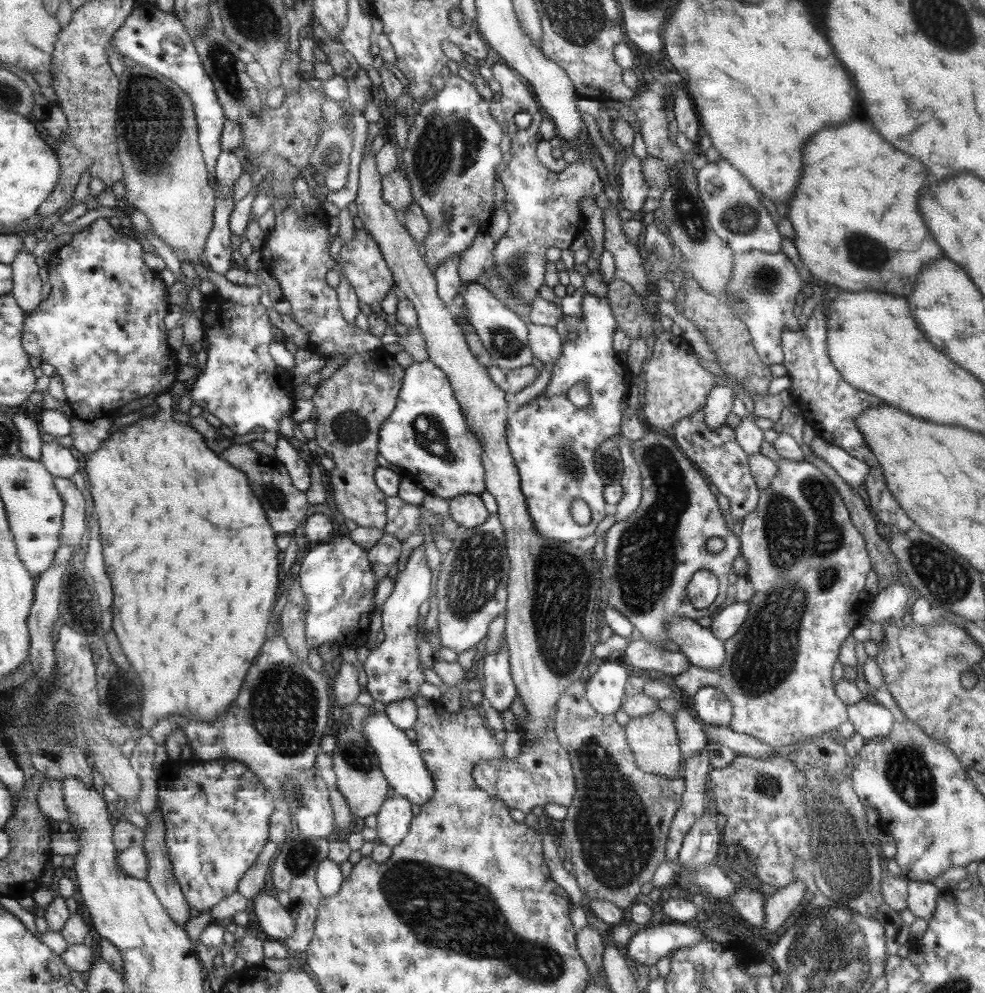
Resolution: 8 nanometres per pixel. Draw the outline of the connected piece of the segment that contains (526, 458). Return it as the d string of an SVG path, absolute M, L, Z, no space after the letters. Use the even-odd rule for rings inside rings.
M586 293L582 300L582 318L576 316L560 315L555 328L562 338L562 355L558 357L555 366L551 370L551 380L544 392L524 407L520 407L508 421L508 442L511 444L512 454L516 458L516 466L519 467L519 475L522 479L522 489L527 498L528 510L536 523L536 531L546 538L570 543L570 540L586 538L596 530L596 526L604 520L604 484L594 468L594 452L596 448L608 440L610 436L616 436L622 429L622 408L626 392L628 392L631 380L634 376L627 369L626 362L619 359L619 353L612 345L612 336L616 332L617 324L613 316L609 299L597 298ZM571 326L576 326L577 339L572 341L569 334ZM582 382L590 390L590 403L585 407L576 407L568 399L568 390L575 384ZM582 498L590 507L592 521L587 526L581 526L574 522L570 512L572 500Z

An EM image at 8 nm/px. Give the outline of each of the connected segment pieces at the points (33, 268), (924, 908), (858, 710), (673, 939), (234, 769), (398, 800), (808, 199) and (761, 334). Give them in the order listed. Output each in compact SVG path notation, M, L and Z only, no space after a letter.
M24 250L11 266L15 269L15 290L18 303L26 310L28 316L36 312L43 304L44 284L40 278L43 262L34 254Z
M909 881L908 884L908 910L918 918L930 920L936 910L936 901L942 895L934 884L920 881Z
M871 697L847 706L847 716L847 721L854 725L856 733L860 734L866 743L887 738L895 721L892 712Z
M695 923L651 924L633 934L623 952L638 964L646 963L650 967L660 958L670 957L678 948L692 948L698 940L705 937L701 926Z
M194 757L176 762L168 759L157 773L158 804L166 824L166 847L174 876L188 906L201 913L237 891L239 882L259 858L269 840L270 814L279 806L248 765L220 758L198 761Z
M393 794L384 801L377 816L377 838L385 846L399 846L402 838L408 834L412 819L411 802L402 796Z
M846 122L844 126L832 126L830 130L820 130L820 134L816 138L812 138L812 142L808 142L808 170L804 170L804 182L798 184L800 188L794 190L790 202L786 203L789 207L788 219L791 221L796 230L796 237L794 244L800 254L800 259L804 265L808 266L810 274L816 279L822 281L824 284L829 283L831 286L840 288L850 293L858 293L863 291L875 291L880 293L888 292L888 288L892 288L892 294L898 296L910 297L916 278L922 270L922 266L932 264L934 260L944 258L942 248L936 244L934 236L928 232L920 210L918 210L918 200L920 200L920 190L924 186L924 190L930 188L930 180L928 180L928 172L926 168L922 170L920 160L914 160L912 156L908 158L906 154L898 152L892 144L888 144L870 124L860 124L860 122Z
M751 250L736 255L734 264L735 268L732 270L725 294L732 301L742 300L742 304L746 304L746 313L737 315L750 328L751 338L759 358L768 366L782 365L786 361L786 355L782 354L783 342L780 342L782 328L789 328L790 331L796 332L803 327L792 314L796 296L802 286L796 266L783 252L767 254L761 250Z

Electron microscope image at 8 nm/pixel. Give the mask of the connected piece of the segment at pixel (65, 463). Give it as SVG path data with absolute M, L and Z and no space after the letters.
M57 440L45 443L42 461L55 477L74 478L82 468L70 447L62 446Z

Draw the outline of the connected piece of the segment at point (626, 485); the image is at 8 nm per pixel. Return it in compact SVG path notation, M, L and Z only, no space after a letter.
M631 442L622 446L621 460L624 466L624 472L619 482L623 488L622 500L613 507L614 519L616 523L627 520L640 506L643 486L642 474L640 474L640 466L638 460L632 452Z

